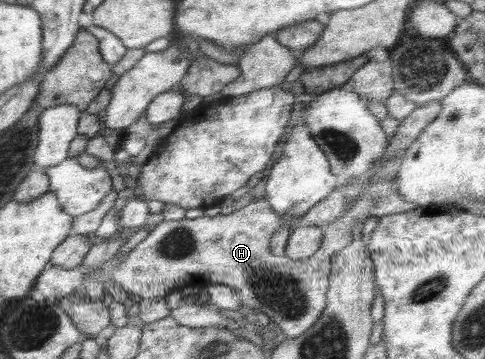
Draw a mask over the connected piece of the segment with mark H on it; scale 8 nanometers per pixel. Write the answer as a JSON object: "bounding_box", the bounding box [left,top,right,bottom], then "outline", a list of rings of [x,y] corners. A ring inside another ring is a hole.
{"bounding_box":[93,151,418,339],"outline":[[[399,151],[398,155],[392,156],[389,160],[386,160],[382,167],[375,173],[375,176],[369,181],[369,184],[367,185],[367,188],[362,192],[362,196],[359,195],[358,199],[341,215],[339,218],[336,218],[333,222],[330,222],[328,225],[324,226],[325,230],[322,234],[322,244],[319,248],[319,250],[316,253],[313,253],[309,258],[306,258],[305,260],[293,260],[289,257],[278,257],[275,256],[270,251],[270,242],[271,237],[275,234],[275,232],[279,232],[280,228],[284,227],[284,218],[275,211],[271,210],[271,205],[269,204],[269,201],[263,197],[261,199],[256,199],[252,201],[247,206],[235,210],[227,215],[216,215],[216,216],[203,216],[198,217],[195,219],[182,219],[182,220],[167,220],[167,221],[161,221],[160,223],[156,224],[153,230],[149,232],[147,237],[144,240],[141,240],[139,244],[137,244],[128,254],[126,254],[124,257],[120,257],[120,255],[117,253],[116,255],[113,255],[109,260],[106,260],[101,264],[101,266],[97,269],[95,269],[93,274],[93,279],[95,281],[101,281],[103,283],[103,286],[107,286],[107,284],[114,282],[115,284],[119,285],[119,288],[123,288],[125,292],[127,292],[128,295],[135,294],[135,296],[141,296],[141,298],[166,298],[168,294],[170,294],[174,288],[183,289],[190,285],[196,285],[199,284],[201,288],[207,288],[207,286],[211,284],[221,284],[224,286],[229,286],[236,288],[238,290],[238,293],[240,294],[242,303],[246,307],[246,310],[249,312],[253,312],[254,310],[257,310],[258,312],[265,312],[267,316],[269,316],[270,320],[277,324],[277,328],[279,330],[280,334],[284,334],[287,339],[289,338],[297,338],[298,336],[301,336],[302,334],[305,334],[312,326],[314,326],[315,321],[322,315],[322,312],[324,311],[324,308],[327,306],[327,297],[326,292],[329,285],[329,275],[330,275],[330,264],[332,256],[339,252],[342,248],[345,248],[351,241],[352,241],[352,228],[360,221],[360,218],[367,219],[369,216],[387,216],[392,214],[397,214],[401,212],[407,212],[410,210],[413,210],[418,207],[418,204],[415,202],[407,202],[394,188],[394,183],[392,182],[392,179],[395,178],[395,175],[398,172],[400,162],[402,161],[404,152]]]}

